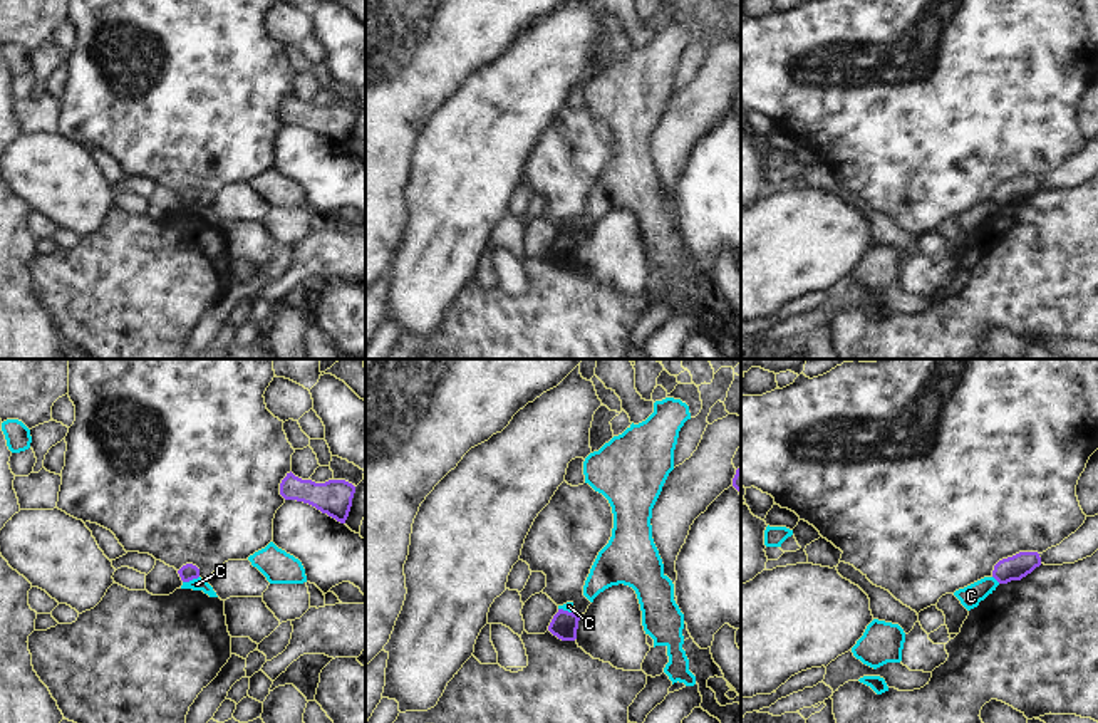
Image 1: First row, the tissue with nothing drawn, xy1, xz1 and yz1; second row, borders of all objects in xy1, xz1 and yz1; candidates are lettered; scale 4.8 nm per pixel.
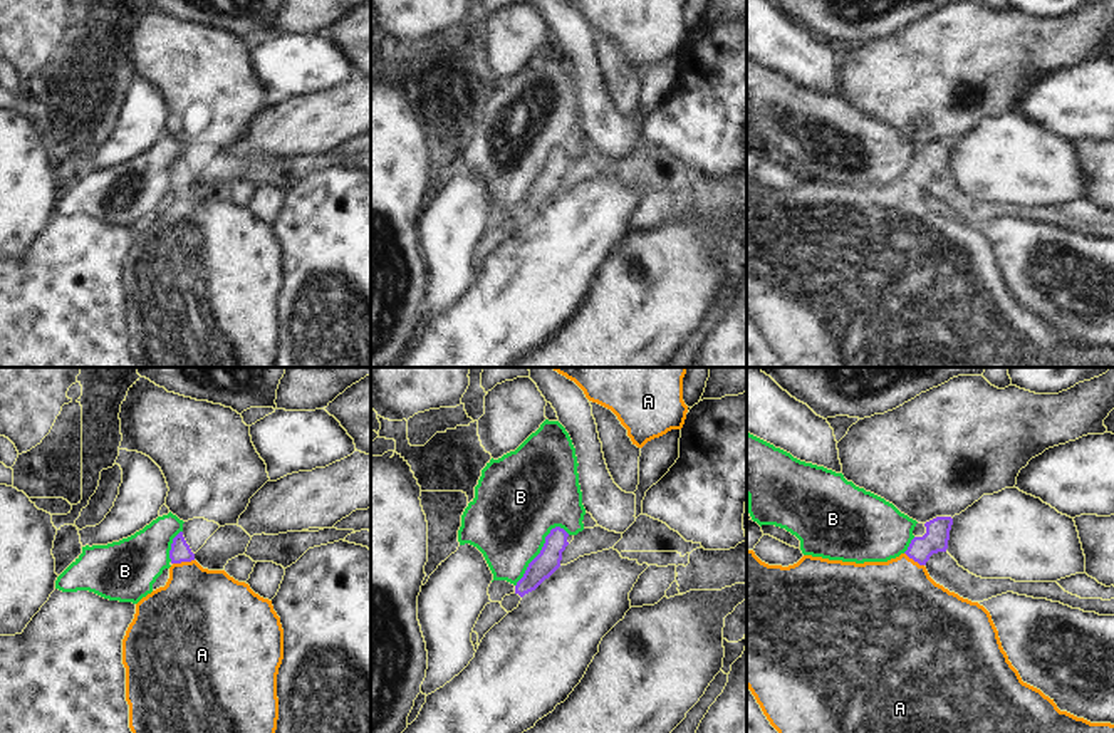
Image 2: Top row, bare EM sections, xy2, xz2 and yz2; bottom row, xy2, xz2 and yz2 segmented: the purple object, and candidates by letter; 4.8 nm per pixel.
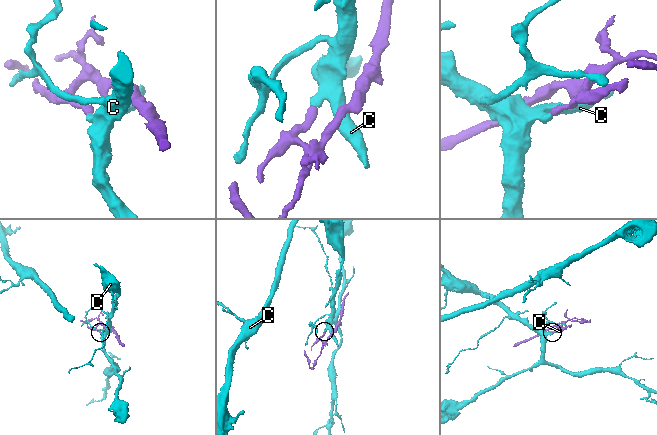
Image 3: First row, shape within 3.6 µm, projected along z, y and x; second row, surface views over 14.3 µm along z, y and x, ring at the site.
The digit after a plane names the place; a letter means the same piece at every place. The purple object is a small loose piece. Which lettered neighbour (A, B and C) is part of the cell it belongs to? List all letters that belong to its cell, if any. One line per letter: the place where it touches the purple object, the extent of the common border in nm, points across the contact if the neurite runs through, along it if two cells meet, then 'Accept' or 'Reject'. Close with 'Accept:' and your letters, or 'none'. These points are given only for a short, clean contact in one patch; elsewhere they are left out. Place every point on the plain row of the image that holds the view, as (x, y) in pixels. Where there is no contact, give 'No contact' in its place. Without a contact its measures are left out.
A: Touches purple at xy2 (183, 185). Shared border 110 nm. Path across: xy2 (180, 175), (183, 185), (197, 235). Accept
B: Touches purple at xz2 (541, 176). Shared border 360 nm. Boundary: xz2 (562, 151), (551, 155), (541, 176), (515, 210). Reject
C: Touches purple at xy1 (190, 203). Shared border 90 nm. Boundary: xy1 (198, 200), (183, 207). Reject
Accept: A.

